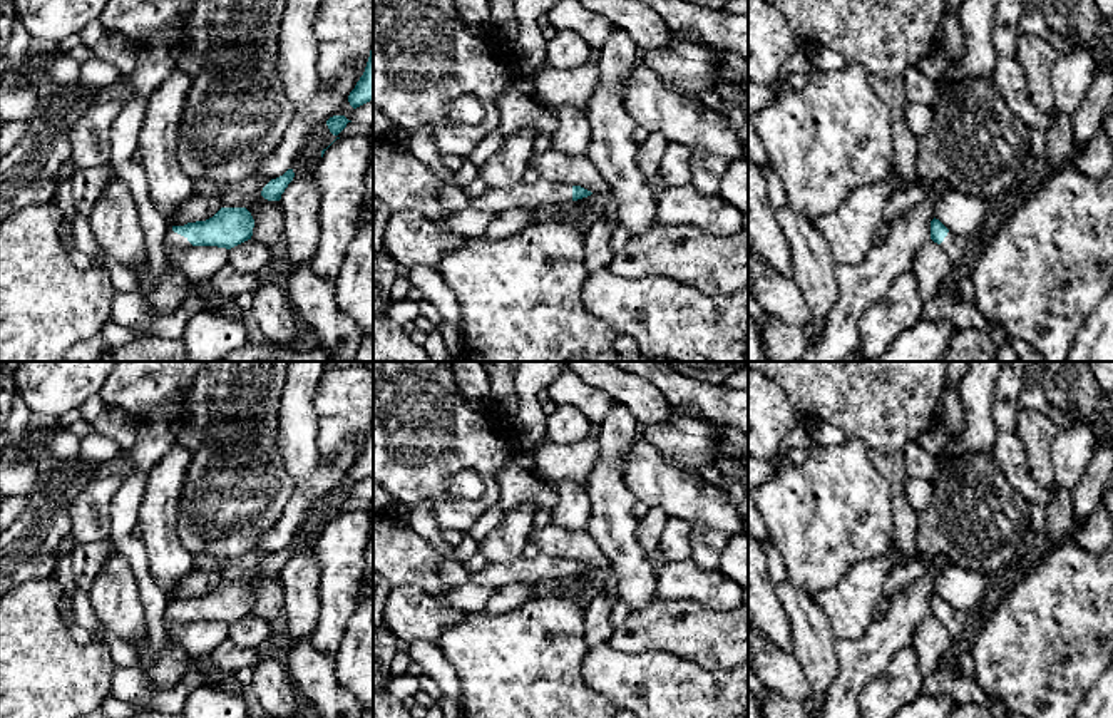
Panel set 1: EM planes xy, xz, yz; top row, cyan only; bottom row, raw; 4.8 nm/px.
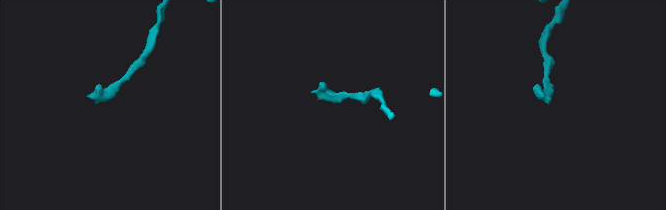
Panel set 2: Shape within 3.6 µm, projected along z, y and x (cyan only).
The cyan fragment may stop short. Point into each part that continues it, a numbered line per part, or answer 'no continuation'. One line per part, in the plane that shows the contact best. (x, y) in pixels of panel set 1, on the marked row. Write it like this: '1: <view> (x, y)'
1: xy (166, 292)

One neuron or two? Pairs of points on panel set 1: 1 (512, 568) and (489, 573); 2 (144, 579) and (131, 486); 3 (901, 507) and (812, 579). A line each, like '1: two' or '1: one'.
1: one
2: one
3: two

